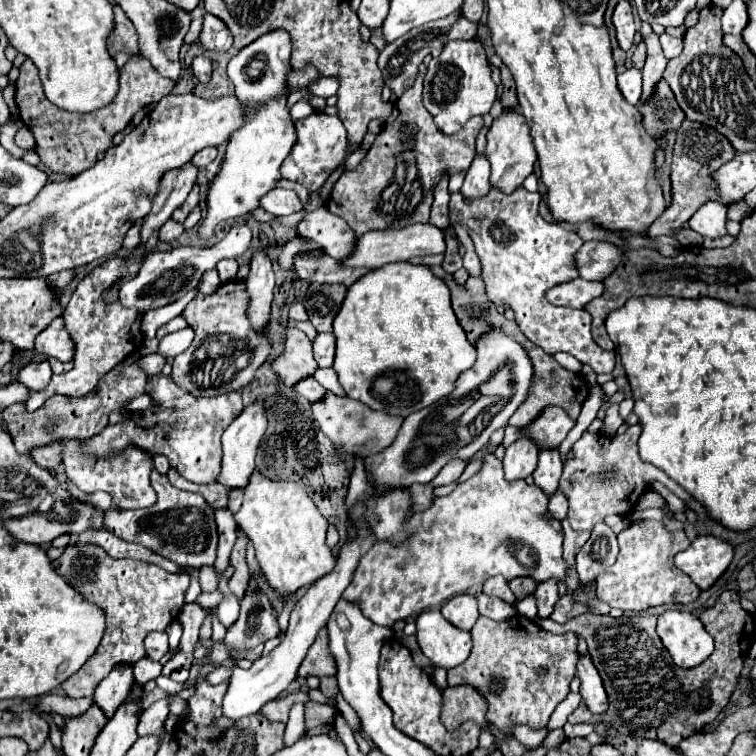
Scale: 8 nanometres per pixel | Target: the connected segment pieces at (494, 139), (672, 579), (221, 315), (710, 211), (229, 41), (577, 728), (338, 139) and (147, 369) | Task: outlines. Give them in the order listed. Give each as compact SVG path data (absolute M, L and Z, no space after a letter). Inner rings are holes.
M503 110L499 118L493 120L489 132L487 132L487 160L491 162L491 184L505 194L513 192L517 186L523 184L523 180L533 172L533 164L537 160L537 152L533 148L529 126L525 118L517 110Z
M645 520L641 524L631 524L629 528L619 532L619 556L617 562L597 578L597 594L599 598L603 598L603 602L607 602L611 608L621 608L625 612L641 612L649 606L659 606L659 604L673 604L673 602L681 602L687 604L691 600L695 600L699 596L699 586L695 586L695 582L691 582L691 578L687 574L683 574L675 564L673 558L677 552L685 550L691 542L687 540L683 530L677 532L667 532L663 528L661 522L655 520Z
M225 282L217 292L203 296L197 294L185 308L185 318L193 324L195 338L193 344L175 356L171 378L177 386L183 386L189 394L195 396L217 396L223 392L241 390L247 386L255 370L269 356L269 340L263 334L257 334L245 318L247 292L243 282Z
M705 202L691 218L689 228L701 236L717 238L725 236L725 220L727 220L727 206L719 202Z
M205 14L203 30L199 34L199 44L211 52L225 52L233 46L233 38L223 20L215 18L213 14Z
M565 724L563 726L563 730L565 730L565 736L567 738L573 738L573 736L587 736L587 734L591 734L593 732L593 726L591 724Z
M315 110L311 116L295 120L295 146L291 148L291 154L283 160L281 166L281 176L285 180L303 184L309 192L317 192L327 176L333 172L335 166L345 162L347 154L347 132L343 122L339 122L337 116L329 116L325 112Z
M147 354L147 356L141 356L137 366L147 374L147 378L153 378L155 374L159 374L165 366L165 358L159 356L159 354Z

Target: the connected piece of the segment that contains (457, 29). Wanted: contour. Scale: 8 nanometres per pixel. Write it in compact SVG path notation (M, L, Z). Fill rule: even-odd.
M461 16L459 18L459 22L449 30L449 36L445 38L445 42L449 42L449 40L455 40L455 38L459 38L459 40L469 40L469 38L473 38L477 32L477 24L473 24L471 20L467 20L465 16Z

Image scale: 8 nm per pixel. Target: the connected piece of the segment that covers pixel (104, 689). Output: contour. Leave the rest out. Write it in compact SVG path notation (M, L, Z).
M115 666L115 670L111 670L111 674L103 678L103 682L99 682L99 686L95 688L93 700L107 714L107 718L113 716L113 712L121 702L125 702L125 698L129 696L131 684L133 684L131 666Z

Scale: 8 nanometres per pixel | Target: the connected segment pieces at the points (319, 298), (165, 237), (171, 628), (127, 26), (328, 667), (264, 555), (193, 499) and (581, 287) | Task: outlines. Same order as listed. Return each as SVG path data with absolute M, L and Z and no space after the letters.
M311 282L311 290L305 298L305 310L309 314L309 322L317 332L331 332L331 324L335 314L341 308L347 288L343 284L319 284Z
M167 220L161 226L161 230L159 230L159 242L167 242L169 244L169 242L177 240L181 234L183 234L183 226L177 224L177 222L173 222L173 220Z
M174 620L167 628L166 633L168 634L170 650L176 649L180 644L182 636L182 626L178 620Z
M119 4L113 6L115 12L115 26L111 30L111 34L107 36L107 46L111 50L111 56L115 58L115 64L121 68L129 56L137 54L137 34L135 28L131 24L131 20L125 16L125 12L121 10Z
M323 628L323 630L319 630L311 648L307 650L307 656L301 662L297 674L303 676L303 678L309 676L309 674L321 678L321 676L335 676L335 672L337 672L335 660L327 650L327 630Z
M255 470L243 490L229 490L227 506L233 512L237 526L253 542L257 560L269 584L281 594L301 590L333 570L335 556L325 544L329 522L321 516L307 492L295 482L269 480Z
M157 470L151 472L151 486L157 492L157 502L143 510L105 510L103 524L105 530L119 536L121 540L141 544L179 566L199 568L203 564L213 564L217 558L217 526L213 518L213 508L205 502L201 494L179 490L171 486L167 476Z
M575 278L571 282L553 286L547 290L545 298L553 302L555 306L571 306L571 308L583 308L589 300L603 294L603 282L587 282L583 278Z

